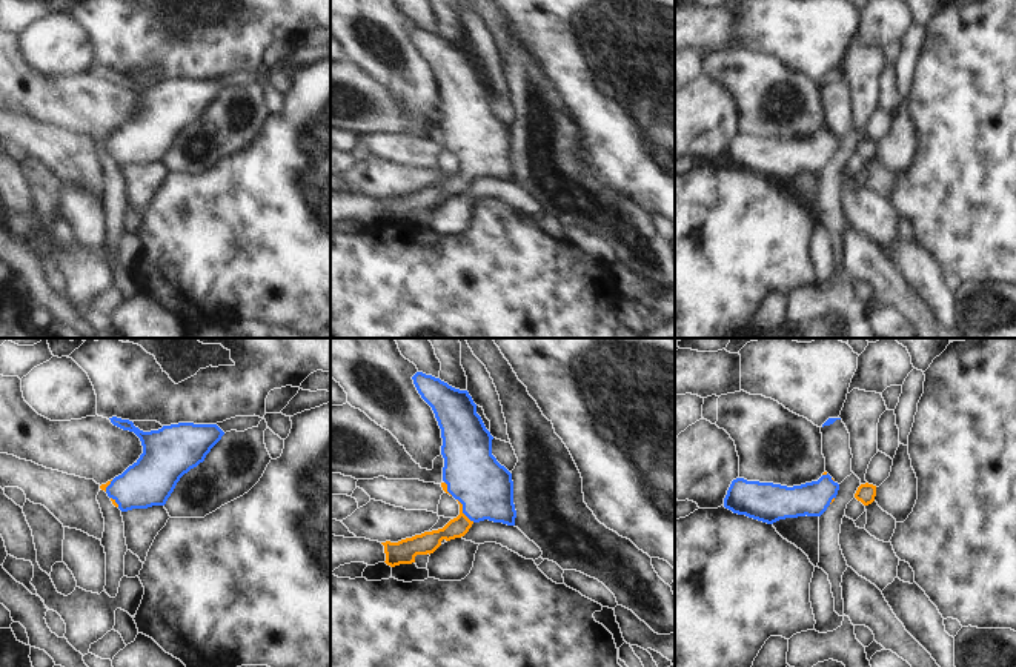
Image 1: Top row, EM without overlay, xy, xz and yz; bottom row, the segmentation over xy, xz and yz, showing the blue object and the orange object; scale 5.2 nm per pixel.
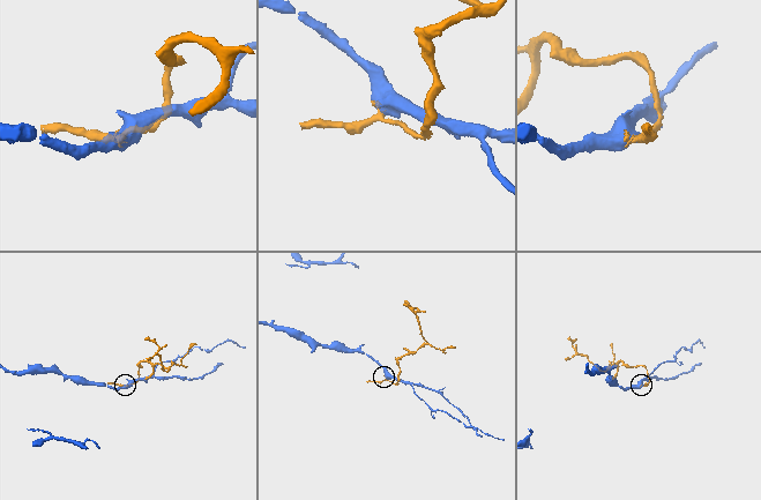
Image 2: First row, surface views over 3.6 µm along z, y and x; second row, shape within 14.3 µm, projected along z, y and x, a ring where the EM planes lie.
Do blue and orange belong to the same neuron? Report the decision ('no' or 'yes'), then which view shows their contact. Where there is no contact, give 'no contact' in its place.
yes; meets blue in xz

